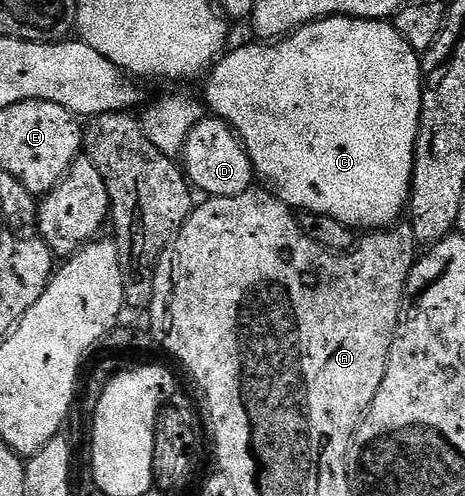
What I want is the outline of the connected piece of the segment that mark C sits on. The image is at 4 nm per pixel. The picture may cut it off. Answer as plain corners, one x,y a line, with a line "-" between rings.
326,16
323,20
313,20
303,28
290,33
277,42
253,42
229,51
215,67
208,86
208,100
217,119
236,125
242,137
250,161
254,164
254,175
262,180
276,198
284,201
289,208
302,214
327,216
344,226
360,230
386,230
397,225
410,203
410,185
413,182
414,154
417,150
418,128
422,117
422,89
424,87
424,64
419,53
402,35
395,30
393,23
386,20
356,20
352,16

